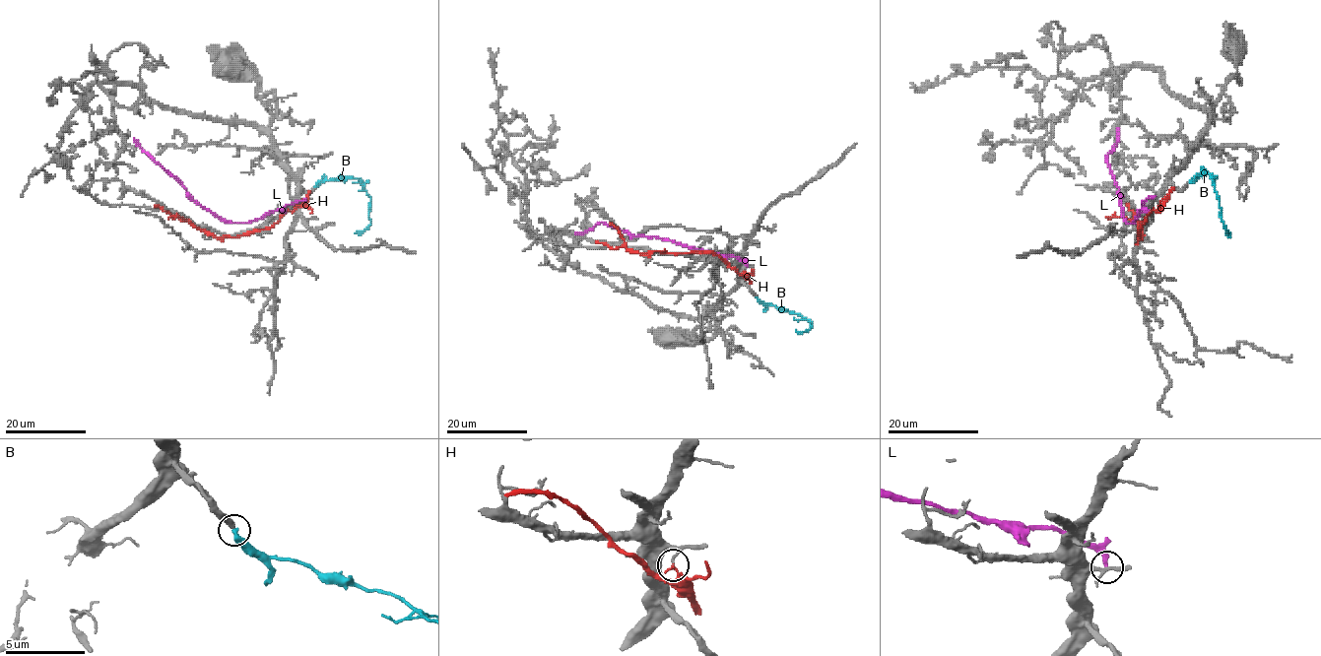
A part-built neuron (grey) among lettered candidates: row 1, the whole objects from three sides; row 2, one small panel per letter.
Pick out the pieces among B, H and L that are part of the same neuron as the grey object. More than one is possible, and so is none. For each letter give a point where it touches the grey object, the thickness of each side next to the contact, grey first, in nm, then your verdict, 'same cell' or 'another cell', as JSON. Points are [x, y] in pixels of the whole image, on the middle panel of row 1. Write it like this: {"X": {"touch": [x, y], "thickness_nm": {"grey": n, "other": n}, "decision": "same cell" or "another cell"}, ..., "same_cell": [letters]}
{"B": {"touch": [757, 296], "thickness_nm": {"grey": 320, "other": 440}, "decision": "same cell"}, "H": {"touch": [744, 271], "thickness_nm": {"grey": 140, "other": 260}, "decision": "another cell"}, "L": {"touch": [747, 266], "thickness_nm": {"grey": 180, "other": 240}, "decision": "another cell"}, "same_cell": ["B"]}

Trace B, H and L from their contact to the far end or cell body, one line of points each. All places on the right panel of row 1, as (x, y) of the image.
B: (1189, 182), (1205, 172), (1213, 178), (1222, 225), (1229, 232), (1225, 234)
H: (1159, 202), (1162, 204), (1146, 216), (1139, 229), (1140, 238), (1138, 223), (1133, 220), (1134, 213), (1126, 204)
L: (1154, 197), (1144, 202), (1132, 223), (1125, 222), (1118, 186), (1106, 160), (1117, 141), (1118, 129)

